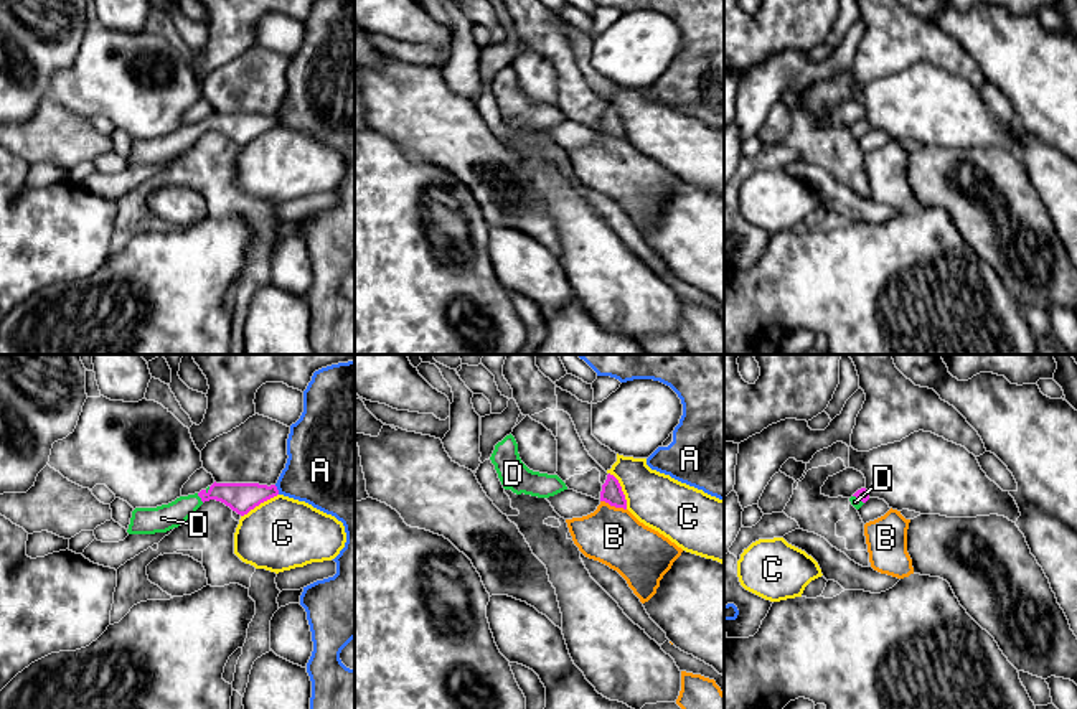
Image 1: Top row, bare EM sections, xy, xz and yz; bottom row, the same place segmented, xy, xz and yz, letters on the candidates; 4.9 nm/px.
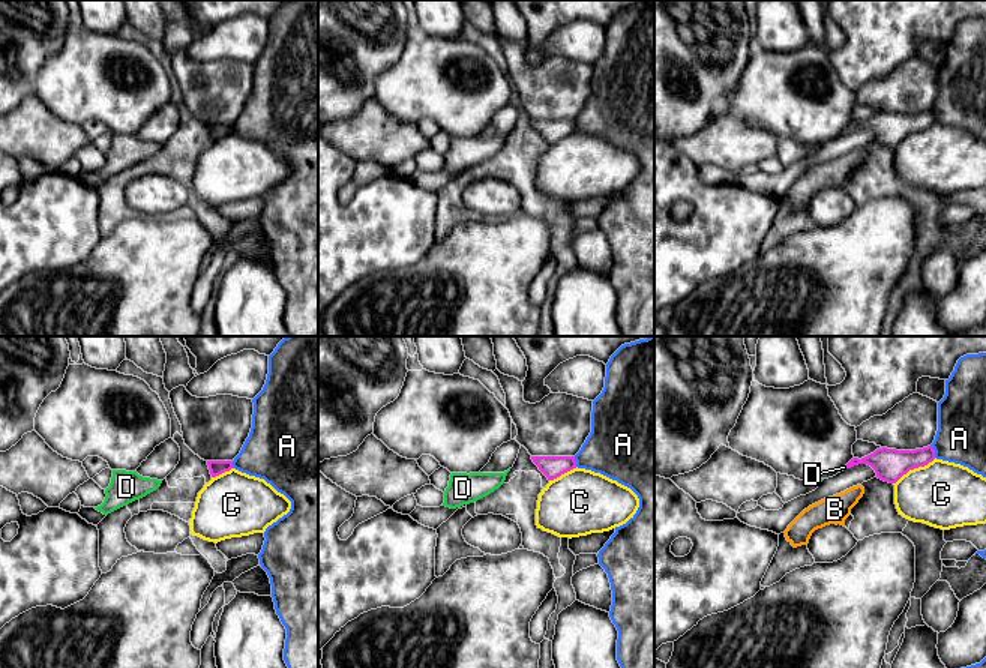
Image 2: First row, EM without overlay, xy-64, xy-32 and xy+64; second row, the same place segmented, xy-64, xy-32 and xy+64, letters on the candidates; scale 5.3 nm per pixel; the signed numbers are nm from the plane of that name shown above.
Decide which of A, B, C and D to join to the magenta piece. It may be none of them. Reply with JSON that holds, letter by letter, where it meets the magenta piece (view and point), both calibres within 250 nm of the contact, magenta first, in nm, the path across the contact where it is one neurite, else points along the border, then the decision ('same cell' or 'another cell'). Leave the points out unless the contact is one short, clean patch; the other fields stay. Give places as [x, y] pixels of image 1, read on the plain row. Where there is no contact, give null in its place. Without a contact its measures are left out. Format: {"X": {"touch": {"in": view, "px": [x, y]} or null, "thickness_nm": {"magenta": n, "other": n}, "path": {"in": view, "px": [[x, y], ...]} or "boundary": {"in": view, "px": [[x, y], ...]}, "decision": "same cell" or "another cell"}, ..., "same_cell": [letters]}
{"A": {"touch": {"in": "xy", "px": [277, 121]}, "thickness_nm": {"magenta": 140, "other": 360}, "decision": "another cell"}, "B": {"touch": {"in": "xz", "px": [614, 136]}, "thickness_nm": {"magenta": 100, "other": 280}, "decision": "another cell"}, "C": {"touch": {"in": "xz", "px": [620, 121]}, "thickness_nm": {"magenta": 100, "other": 260}, "decision": "another cell"}, "D": {"touch": {"in": "xy", "px": [200, 127]}, "thickness_nm": {"magenta": 140, "other": 130}, "path": {"in": "xy", "px": [[239, 127], [230, 124], [200, 127], [162, 149]]}, "decision": "same cell"}, "same_cell": ["D"]}

